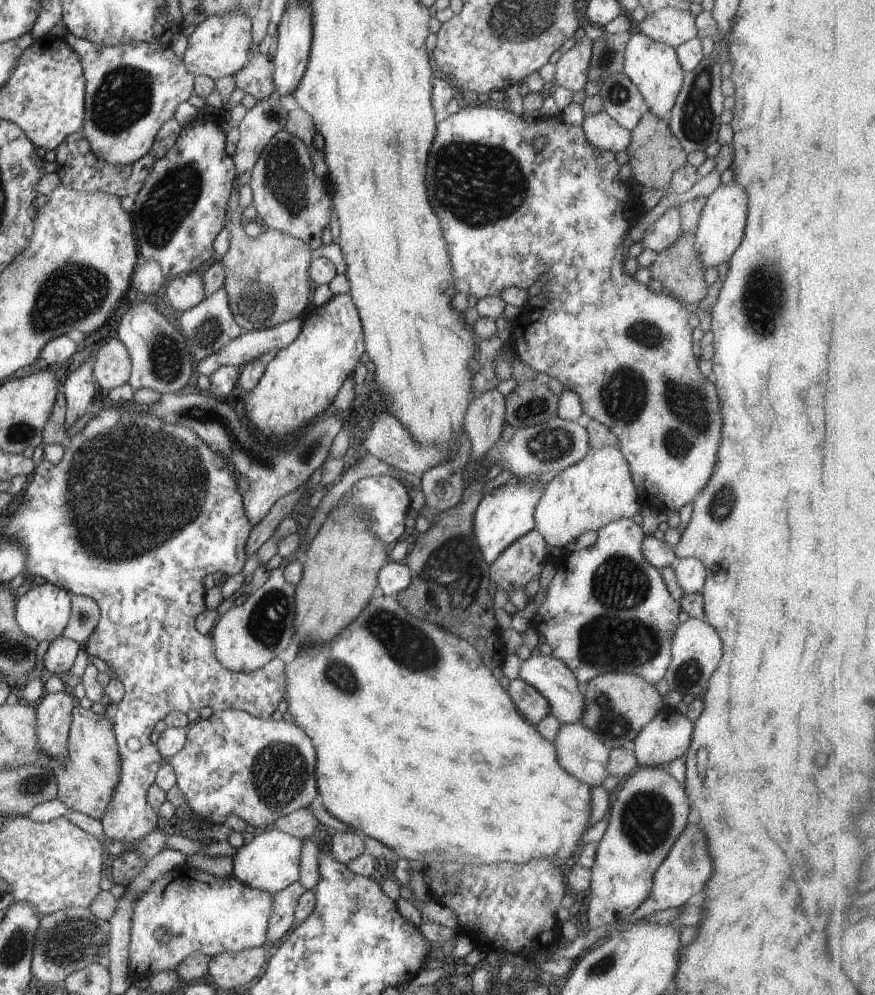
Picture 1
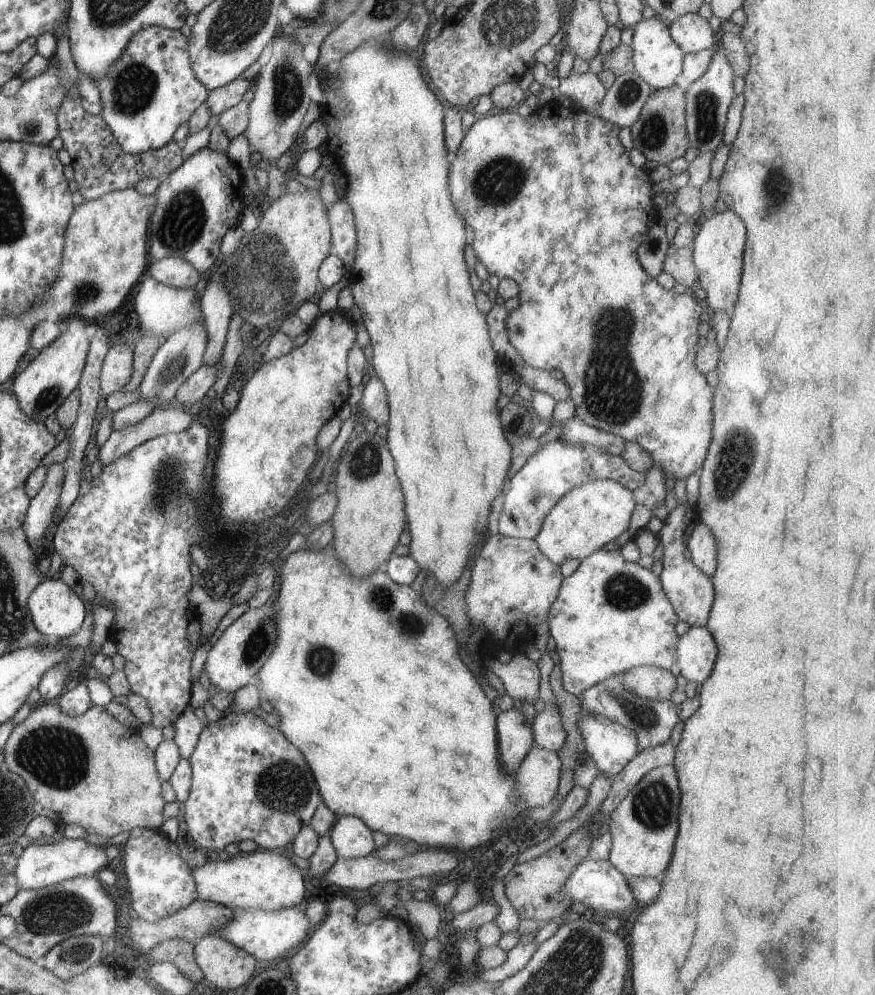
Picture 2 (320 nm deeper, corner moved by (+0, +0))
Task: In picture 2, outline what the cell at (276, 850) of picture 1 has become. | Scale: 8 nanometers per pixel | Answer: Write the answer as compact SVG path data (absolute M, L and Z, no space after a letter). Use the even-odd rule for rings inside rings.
M256 849L239 853L226 862L208 862L189 868L194 878L198 899L214 902L234 910L283 910L305 904L304 872L279 852Z

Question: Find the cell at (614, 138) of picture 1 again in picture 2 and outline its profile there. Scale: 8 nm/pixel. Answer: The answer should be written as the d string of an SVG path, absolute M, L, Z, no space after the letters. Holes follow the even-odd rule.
M571 70L570 74L560 81L560 86L553 90L552 97L554 101L563 95L576 100L580 110L598 117L598 108L602 106L606 92L604 84L596 74L589 71L586 74L578 74Z

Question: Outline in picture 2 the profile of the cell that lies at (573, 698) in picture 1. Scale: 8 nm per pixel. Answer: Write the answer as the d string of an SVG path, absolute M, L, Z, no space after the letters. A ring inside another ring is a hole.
M581 708L578 728L586 744L586 751L598 771L614 777L641 752L632 730L604 718L602 714L588 714Z

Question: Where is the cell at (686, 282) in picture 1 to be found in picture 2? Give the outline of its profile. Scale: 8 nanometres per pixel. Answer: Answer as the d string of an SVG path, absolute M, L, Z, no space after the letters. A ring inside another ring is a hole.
M670 245L667 248L663 271L690 291L697 286L699 279L693 262L693 250L690 247L677 248L675 245Z

